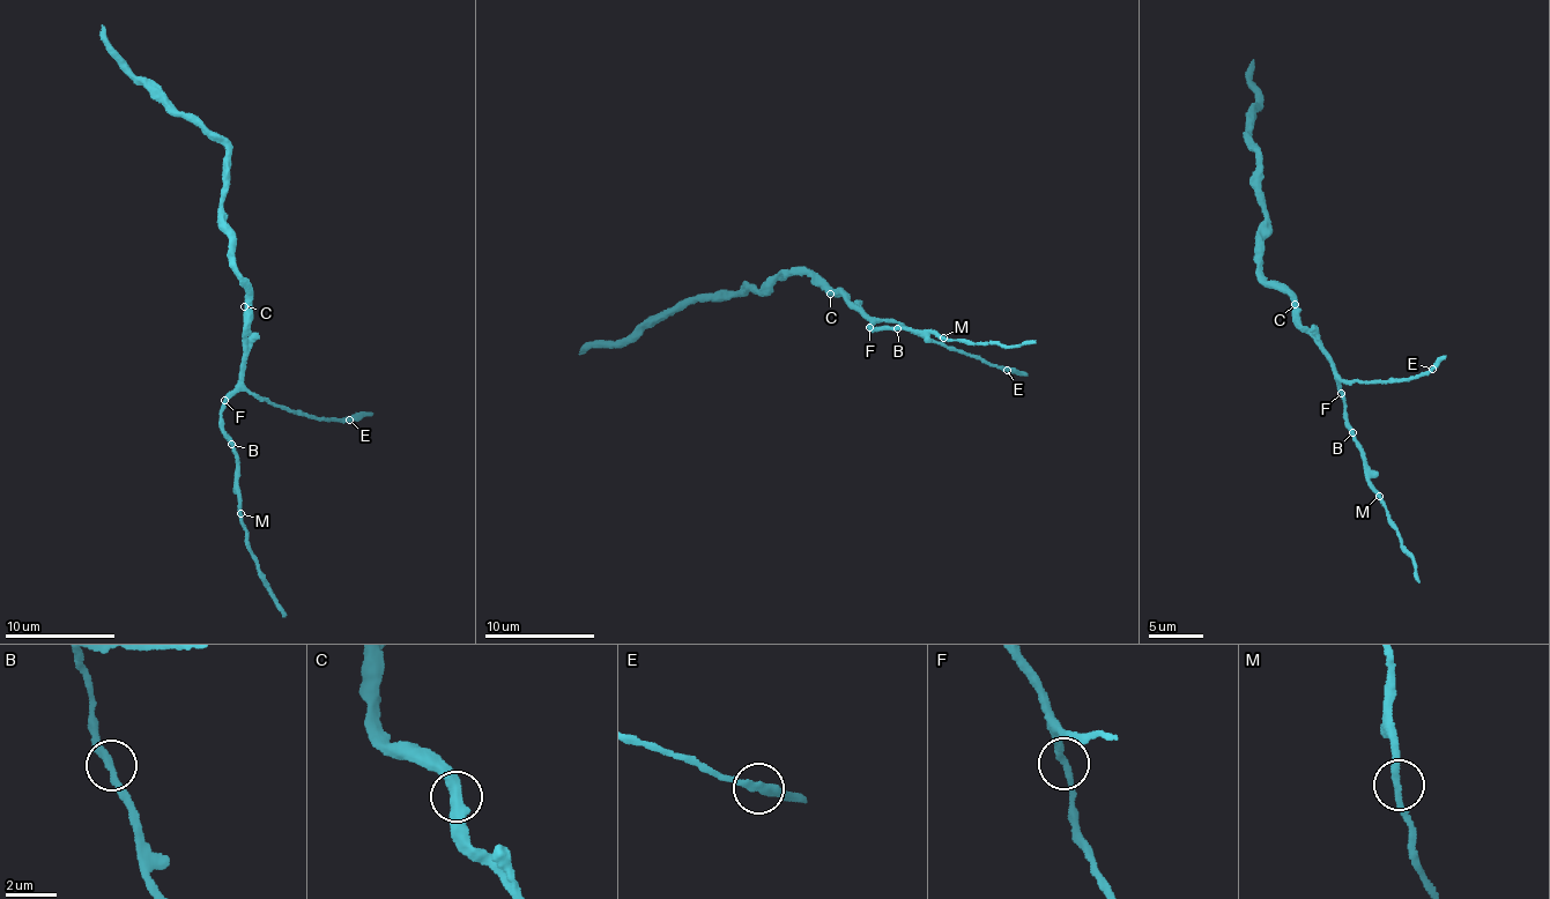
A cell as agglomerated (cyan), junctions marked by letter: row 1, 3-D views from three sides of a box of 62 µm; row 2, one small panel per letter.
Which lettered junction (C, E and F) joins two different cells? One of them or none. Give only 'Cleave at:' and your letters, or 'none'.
Cleave at: none

